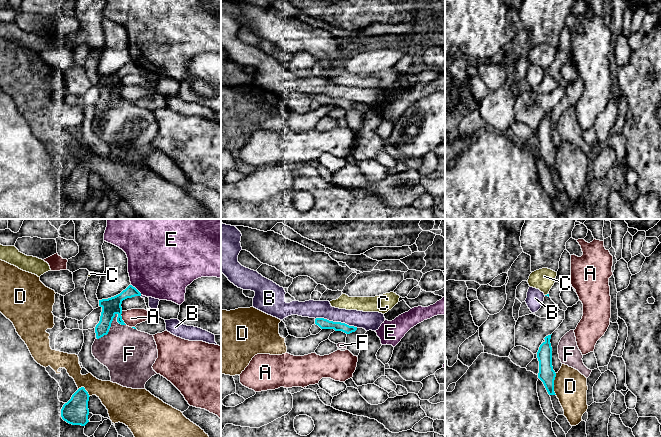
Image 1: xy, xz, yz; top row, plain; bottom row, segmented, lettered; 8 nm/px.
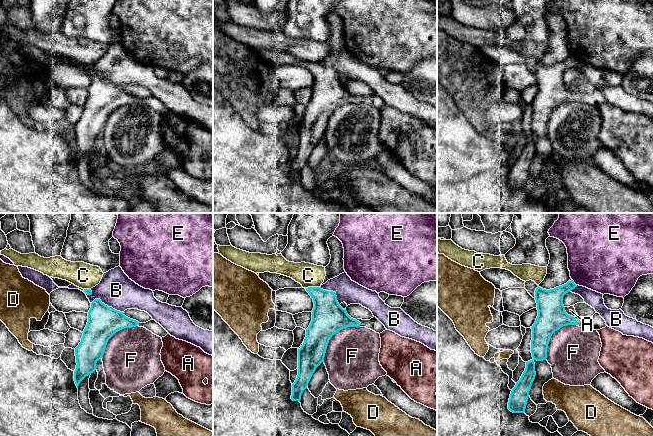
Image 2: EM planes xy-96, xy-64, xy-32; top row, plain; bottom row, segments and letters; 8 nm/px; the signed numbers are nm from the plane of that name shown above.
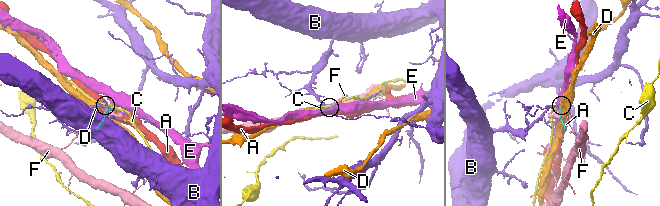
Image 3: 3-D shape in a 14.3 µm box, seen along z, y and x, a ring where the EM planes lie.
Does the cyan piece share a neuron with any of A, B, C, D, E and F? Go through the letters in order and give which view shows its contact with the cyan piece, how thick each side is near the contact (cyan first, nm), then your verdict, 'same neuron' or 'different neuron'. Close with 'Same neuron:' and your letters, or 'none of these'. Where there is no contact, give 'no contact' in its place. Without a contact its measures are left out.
A: meets cyan in xy; 140 nm thick on the cyan side, 140 nm on the other; different neuron
B: meets cyan in xz; 80 nm thick on the cyan side, 140 nm on the other; different neuron
C: meets cyan in yz; 20 nm thick on the cyan side, 180 nm on the other; different neuron
D: meets cyan in yz; 130 nm thick on the cyan side, 280 nm on the other; different neuron
E: meets cyan in xy; 140 nm thick on the cyan side, 480 nm on the other; different neuron
F: meets cyan in xy; 140 nm thick on the cyan side, 400 nm on the other; different neuron
Same neuron: none of these

